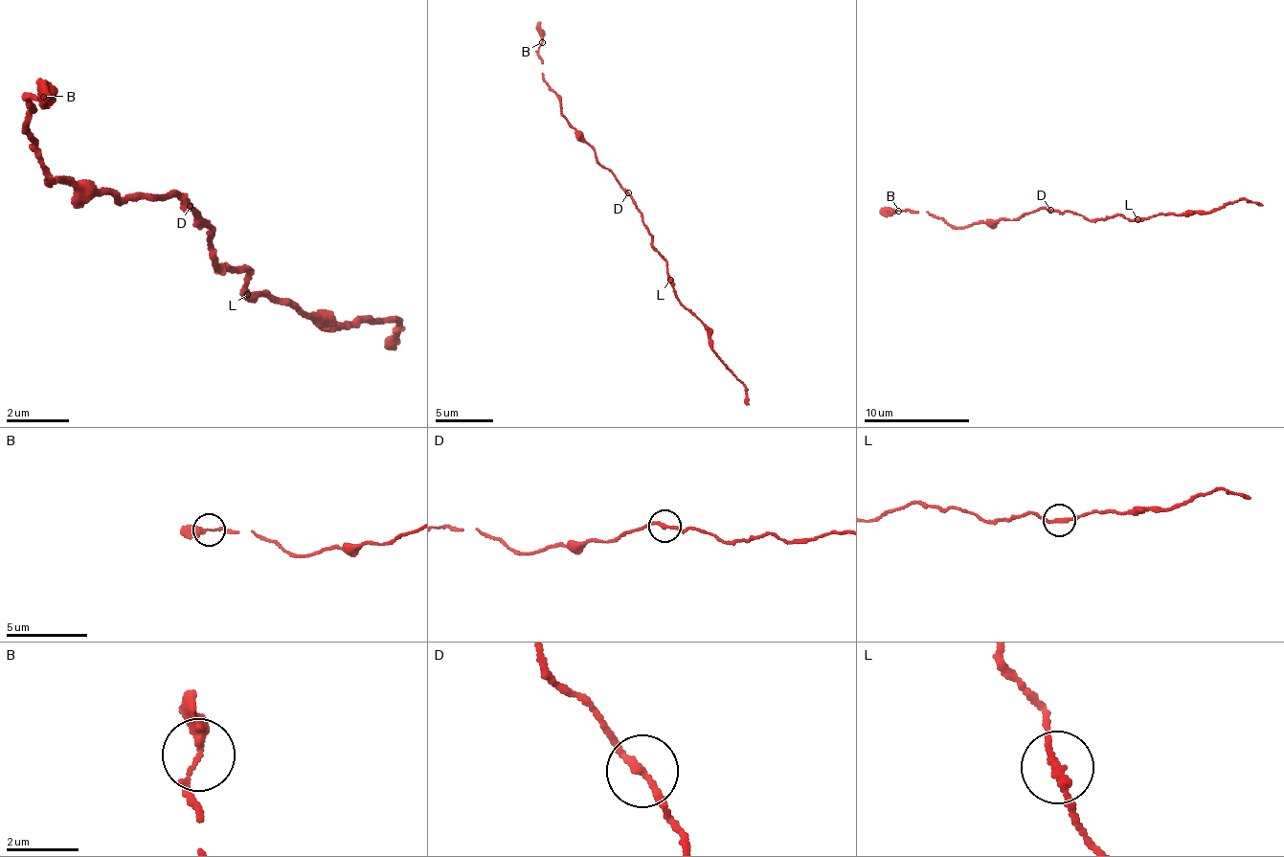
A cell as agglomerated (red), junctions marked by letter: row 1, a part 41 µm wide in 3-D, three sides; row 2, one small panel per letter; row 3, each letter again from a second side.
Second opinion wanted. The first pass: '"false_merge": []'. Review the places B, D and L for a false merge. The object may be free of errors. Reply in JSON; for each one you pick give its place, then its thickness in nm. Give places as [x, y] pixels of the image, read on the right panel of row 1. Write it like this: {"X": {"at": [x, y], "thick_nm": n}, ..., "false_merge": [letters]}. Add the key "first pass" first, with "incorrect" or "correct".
{"first pass": "correct", "false_merge": []}

